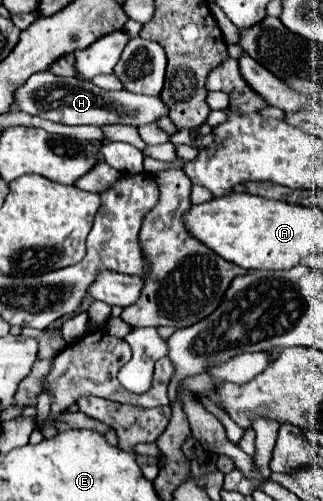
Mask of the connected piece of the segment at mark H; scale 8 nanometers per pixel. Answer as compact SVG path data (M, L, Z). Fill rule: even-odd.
M52 72L34 74L28 78L24 86L16 92L16 106L32 116L40 116L52 122L68 124L68 126L110 126L110 124L124 124L140 128L144 124L154 124L158 118L168 116L168 108L160 96L148 96L148 94L134 94L128 90L116 90L108 92L98 86L94 86L88 80L82 78L60 78L52 76ZM44 90L46 92L46 104L38 106L36 94Z

